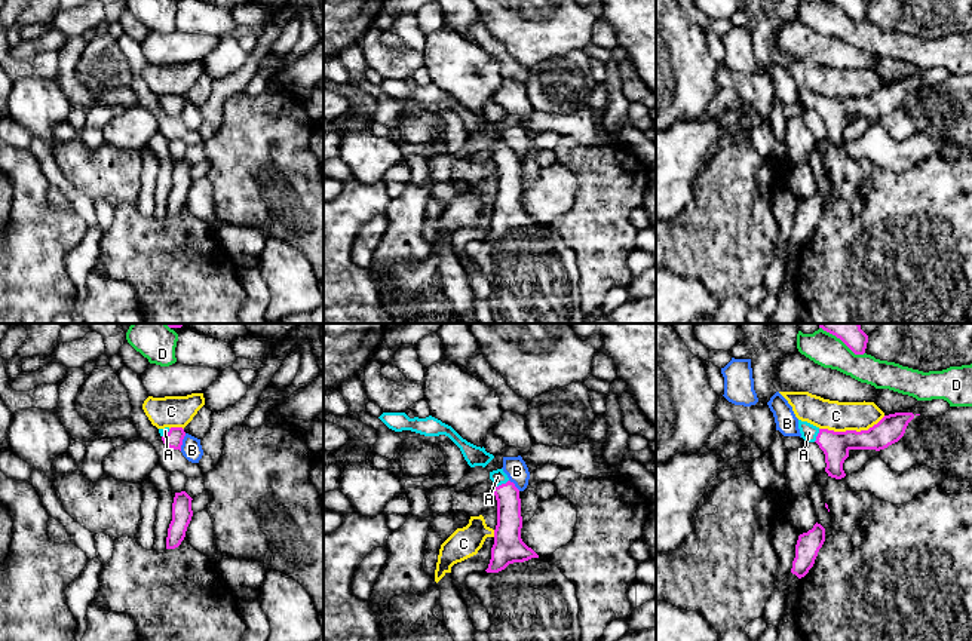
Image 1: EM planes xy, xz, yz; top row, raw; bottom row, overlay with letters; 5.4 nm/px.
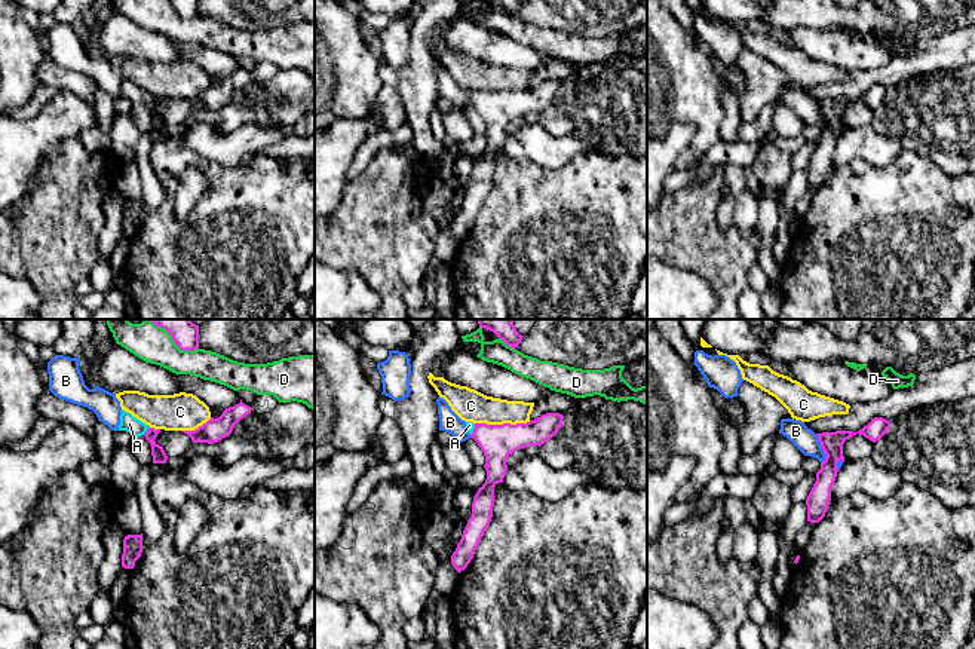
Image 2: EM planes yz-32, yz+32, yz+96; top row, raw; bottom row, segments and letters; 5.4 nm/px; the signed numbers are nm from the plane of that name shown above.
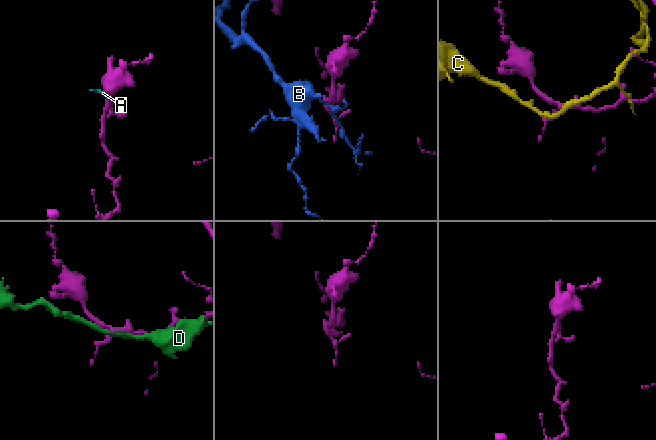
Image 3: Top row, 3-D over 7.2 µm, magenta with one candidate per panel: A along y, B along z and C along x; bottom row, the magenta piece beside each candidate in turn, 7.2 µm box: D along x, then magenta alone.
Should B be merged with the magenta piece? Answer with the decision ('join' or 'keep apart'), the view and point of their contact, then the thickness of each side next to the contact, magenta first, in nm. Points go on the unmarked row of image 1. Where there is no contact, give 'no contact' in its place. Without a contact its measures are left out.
keep apart | xy (181, 110) | 100/110 nm

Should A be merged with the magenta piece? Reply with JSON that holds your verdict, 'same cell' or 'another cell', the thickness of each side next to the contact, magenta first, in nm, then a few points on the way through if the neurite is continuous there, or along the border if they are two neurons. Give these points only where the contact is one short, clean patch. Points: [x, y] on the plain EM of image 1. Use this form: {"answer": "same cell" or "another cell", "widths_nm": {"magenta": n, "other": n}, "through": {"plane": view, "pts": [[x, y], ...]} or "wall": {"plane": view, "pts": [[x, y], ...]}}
{"answer": "same cell", "widths_nm": {"magenta": 140, "other": 80}, "through": {"plane": "xz", "pts": [[509, 189], [508, 163], [502, 152], [497, 144]]}}

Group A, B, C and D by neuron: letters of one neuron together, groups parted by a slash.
A / B / C / D

